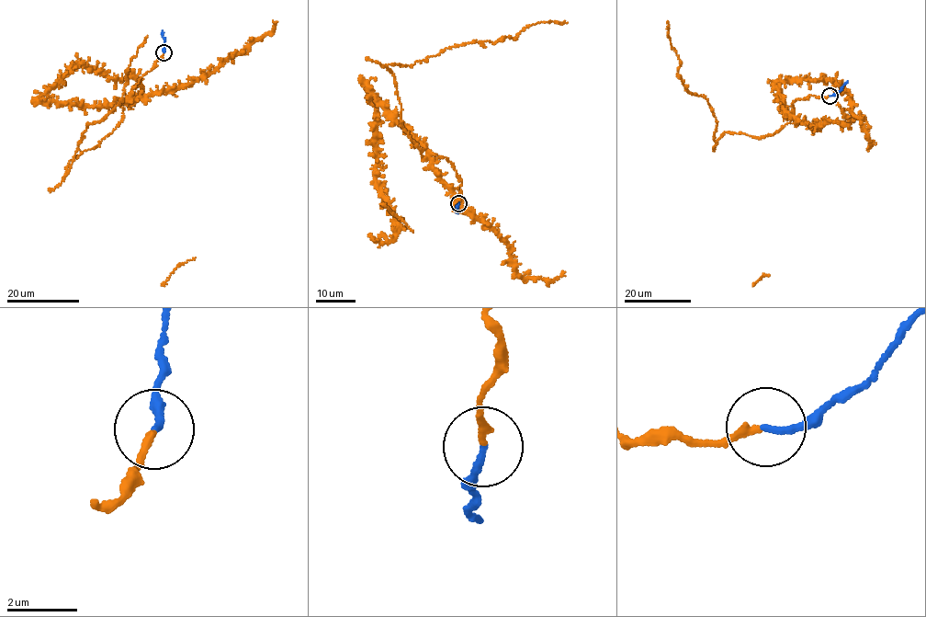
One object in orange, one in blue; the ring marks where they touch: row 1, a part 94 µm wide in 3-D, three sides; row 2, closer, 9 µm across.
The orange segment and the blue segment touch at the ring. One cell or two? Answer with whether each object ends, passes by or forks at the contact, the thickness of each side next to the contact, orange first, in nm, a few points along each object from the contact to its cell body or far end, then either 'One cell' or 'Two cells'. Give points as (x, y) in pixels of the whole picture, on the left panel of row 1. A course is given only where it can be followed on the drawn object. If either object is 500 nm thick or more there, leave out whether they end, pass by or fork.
At the ring orange ends. At the ring blue ends. Thickness 200 nm (orange) against 190 nm. Course of orange: (163, 52), (122, 104), (121, 120), (71, 160), (65, 175), (88, 124), (118, 104), (126, 71), (147, 36). Course of blue: (163, 52), (162, 30). Two cells

